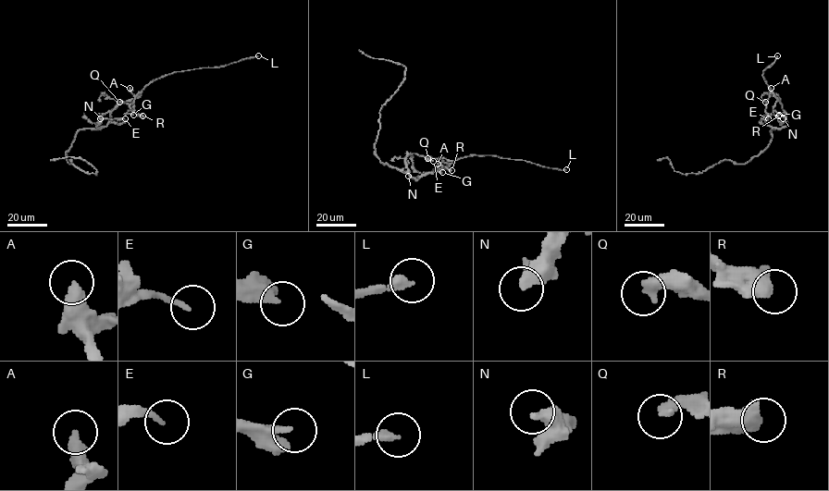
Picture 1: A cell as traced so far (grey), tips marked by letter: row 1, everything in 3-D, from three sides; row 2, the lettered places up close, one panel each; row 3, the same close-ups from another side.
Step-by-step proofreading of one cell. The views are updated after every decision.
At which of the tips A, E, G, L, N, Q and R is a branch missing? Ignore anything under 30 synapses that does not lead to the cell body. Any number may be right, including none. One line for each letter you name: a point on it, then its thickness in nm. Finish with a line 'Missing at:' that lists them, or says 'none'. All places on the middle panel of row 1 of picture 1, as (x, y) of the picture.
L: (566, 169) | 260 nm
Q: (427, 158) | 400 nm
Missing at: L, Q

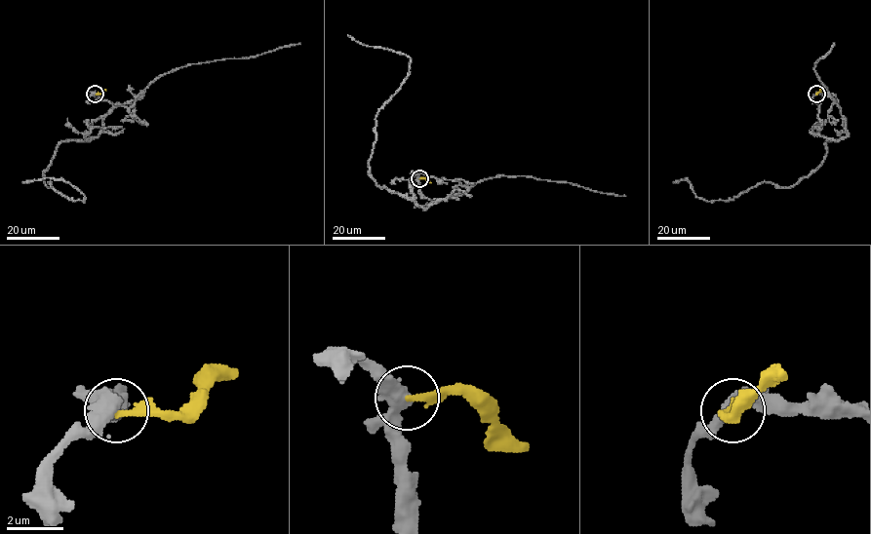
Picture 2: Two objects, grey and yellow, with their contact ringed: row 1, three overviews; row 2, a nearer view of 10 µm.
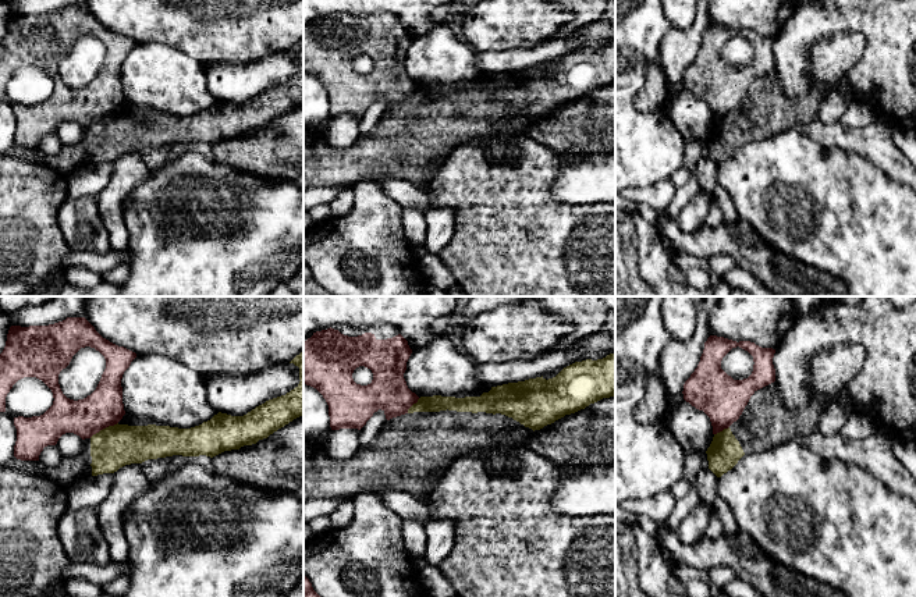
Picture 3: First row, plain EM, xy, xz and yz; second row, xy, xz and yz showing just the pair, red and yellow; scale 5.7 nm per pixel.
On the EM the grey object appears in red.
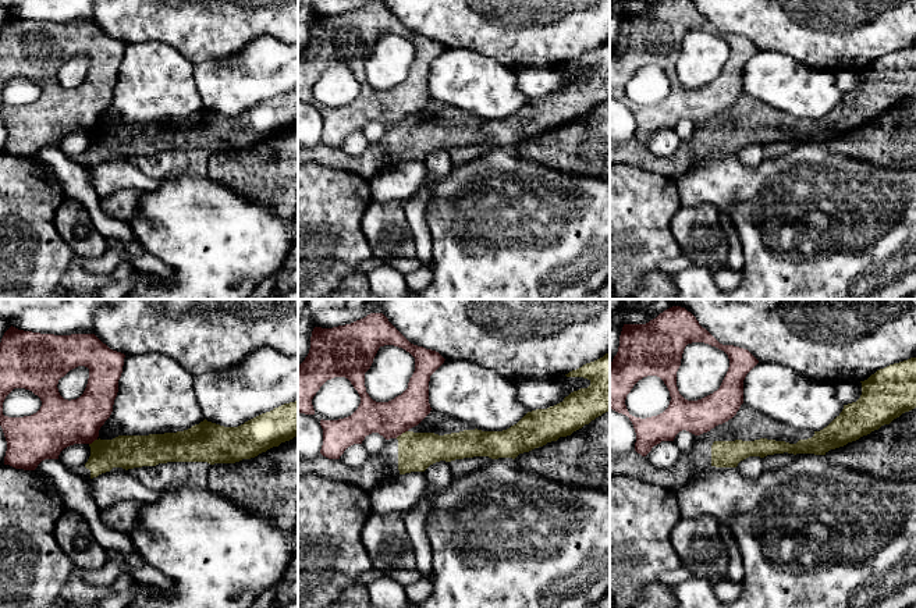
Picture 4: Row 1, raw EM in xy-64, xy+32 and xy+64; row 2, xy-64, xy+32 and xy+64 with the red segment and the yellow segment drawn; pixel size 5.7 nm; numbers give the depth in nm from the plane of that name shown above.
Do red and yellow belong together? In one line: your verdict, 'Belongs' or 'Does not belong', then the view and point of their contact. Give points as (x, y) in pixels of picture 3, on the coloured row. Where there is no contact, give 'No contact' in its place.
Does not belong. Touches red at xy (103, 427)

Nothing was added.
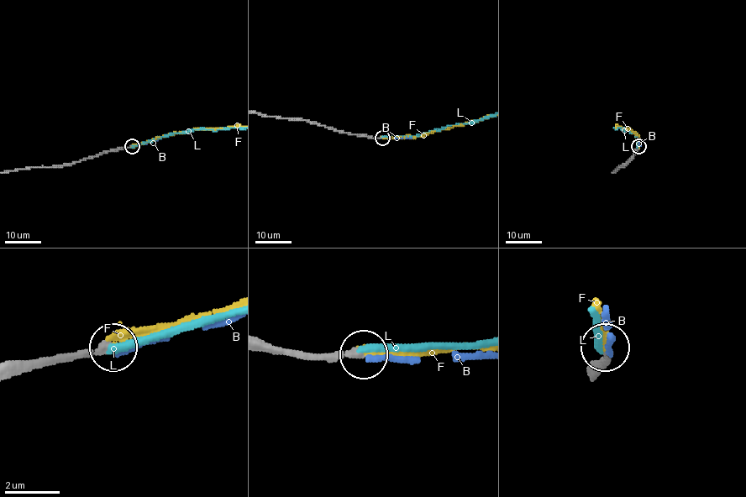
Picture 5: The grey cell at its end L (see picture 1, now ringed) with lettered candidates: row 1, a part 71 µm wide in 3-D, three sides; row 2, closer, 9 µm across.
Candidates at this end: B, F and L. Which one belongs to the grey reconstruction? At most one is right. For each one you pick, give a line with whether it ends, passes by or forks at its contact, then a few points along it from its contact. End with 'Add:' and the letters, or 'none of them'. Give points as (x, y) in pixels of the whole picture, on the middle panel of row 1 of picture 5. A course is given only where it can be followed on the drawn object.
F: it ends
Add: F

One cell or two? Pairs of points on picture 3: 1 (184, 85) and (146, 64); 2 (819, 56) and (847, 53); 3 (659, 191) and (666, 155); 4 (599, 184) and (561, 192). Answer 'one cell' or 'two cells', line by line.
1: one cell
2: one cell
3: two cells
4: one cell

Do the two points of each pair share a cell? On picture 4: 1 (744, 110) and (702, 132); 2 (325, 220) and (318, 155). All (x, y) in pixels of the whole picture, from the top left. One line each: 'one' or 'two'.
1: one
2: two

